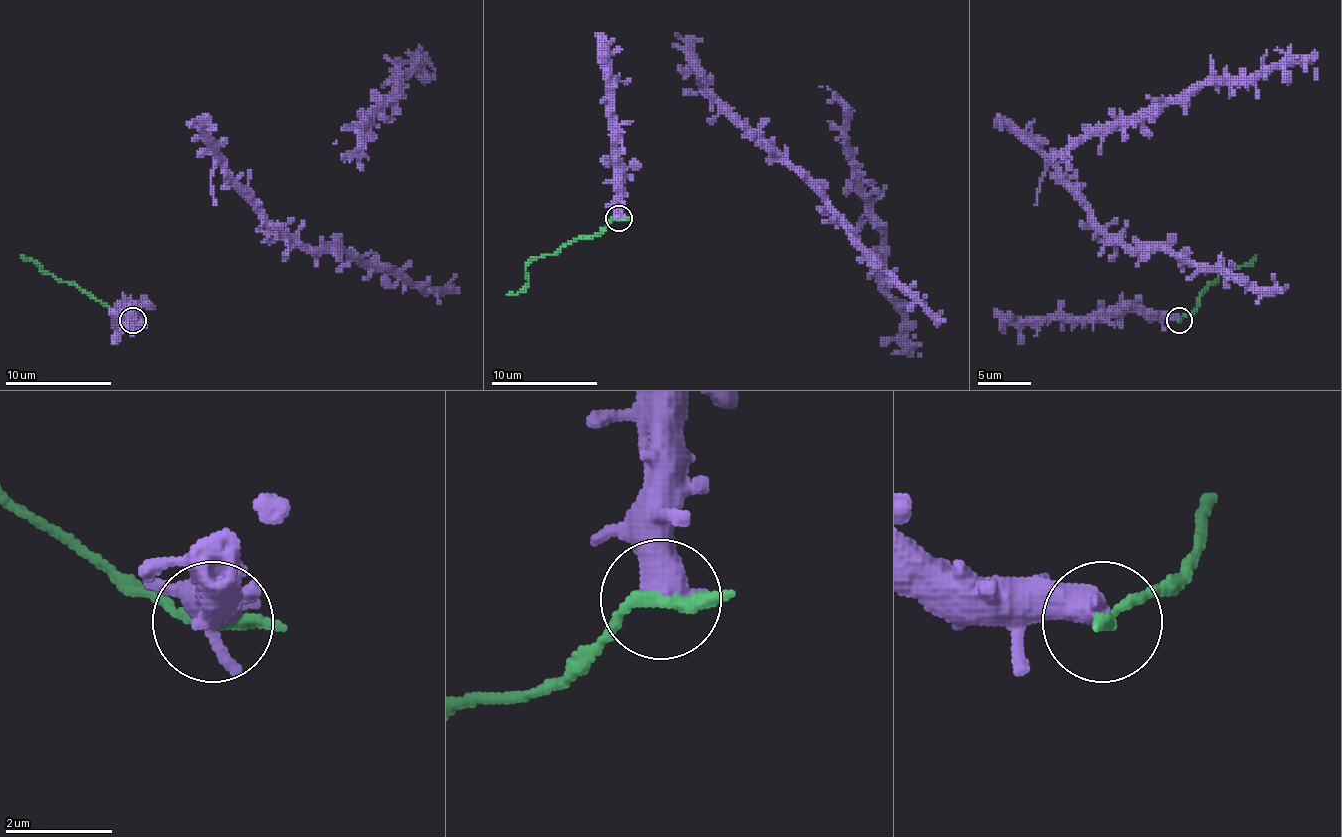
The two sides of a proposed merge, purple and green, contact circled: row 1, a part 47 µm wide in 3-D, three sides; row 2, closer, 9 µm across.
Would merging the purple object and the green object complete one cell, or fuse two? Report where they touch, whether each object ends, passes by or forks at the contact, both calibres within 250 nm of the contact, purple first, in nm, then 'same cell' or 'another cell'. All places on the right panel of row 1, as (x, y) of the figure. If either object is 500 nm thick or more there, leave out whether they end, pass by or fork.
place (1179, 320); calibres 600 and 300 nm; another cell

